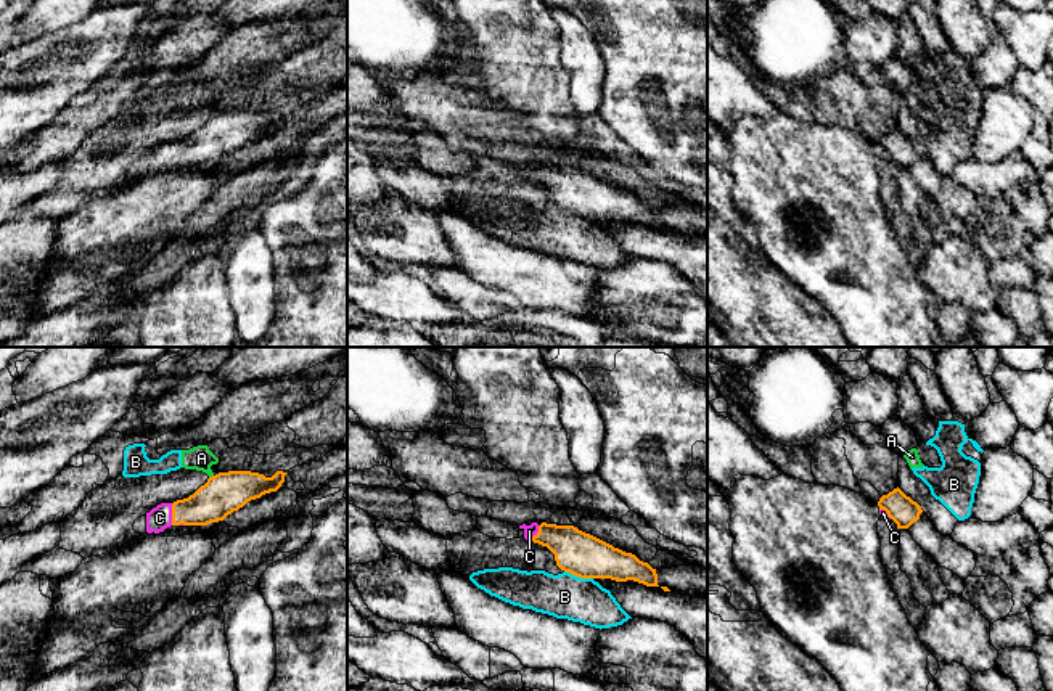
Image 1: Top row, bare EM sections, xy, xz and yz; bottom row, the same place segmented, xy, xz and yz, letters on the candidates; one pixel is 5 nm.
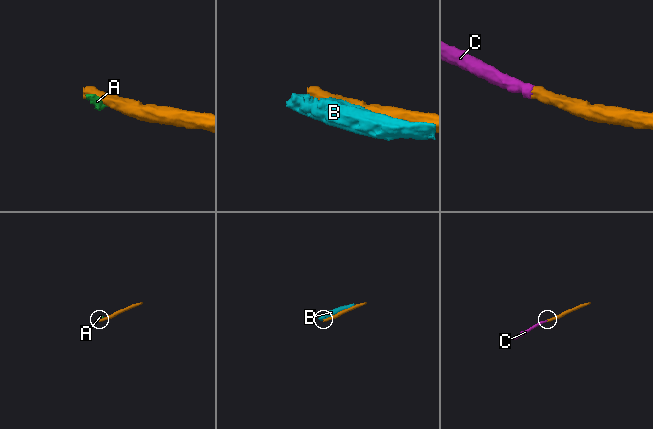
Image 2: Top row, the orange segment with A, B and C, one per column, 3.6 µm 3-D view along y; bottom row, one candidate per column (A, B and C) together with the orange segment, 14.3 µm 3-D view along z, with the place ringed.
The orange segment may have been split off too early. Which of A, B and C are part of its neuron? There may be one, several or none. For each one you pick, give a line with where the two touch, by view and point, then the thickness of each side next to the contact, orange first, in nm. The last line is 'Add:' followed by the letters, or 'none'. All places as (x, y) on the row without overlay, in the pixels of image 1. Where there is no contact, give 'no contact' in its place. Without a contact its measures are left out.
C: contact xy (172, 155); calibres 200 and 120 nm
Add: C

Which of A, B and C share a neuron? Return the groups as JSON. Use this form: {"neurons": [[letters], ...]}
{"neurons": [["A", "B"], ["C"]]}

